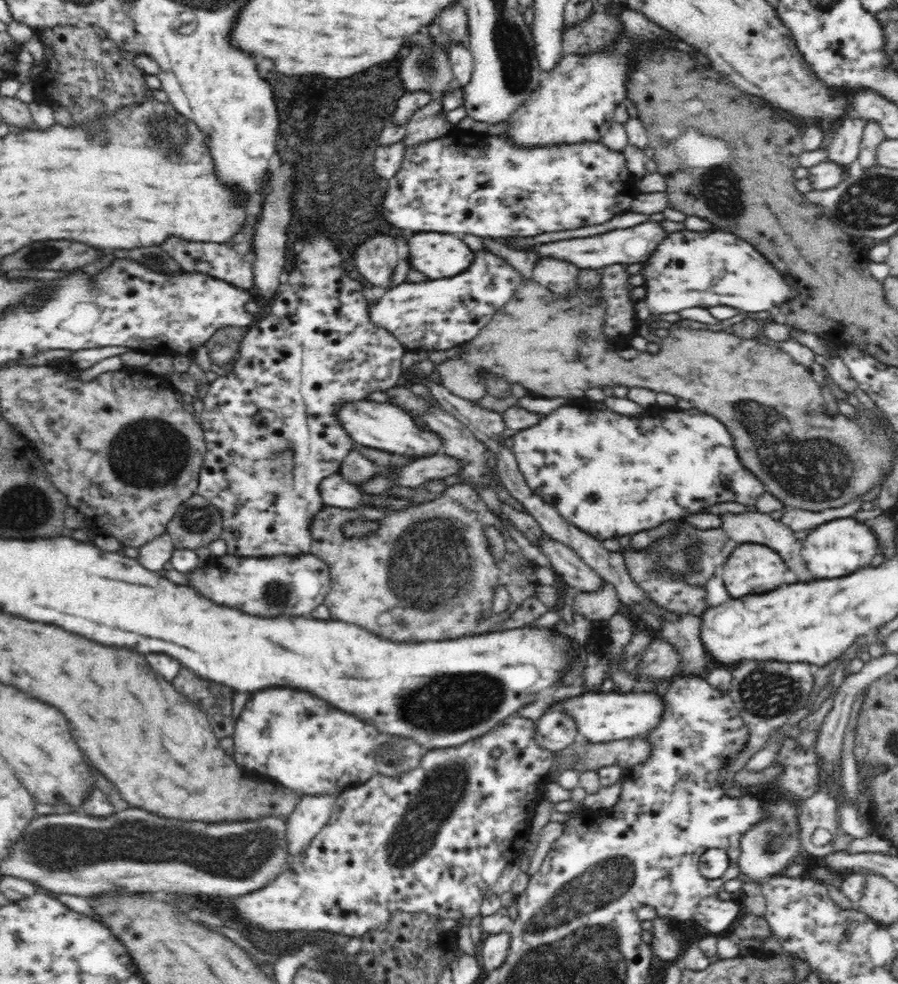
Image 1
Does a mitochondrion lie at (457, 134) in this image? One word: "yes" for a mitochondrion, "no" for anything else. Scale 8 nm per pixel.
no

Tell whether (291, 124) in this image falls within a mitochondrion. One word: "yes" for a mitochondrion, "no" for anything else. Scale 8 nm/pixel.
no

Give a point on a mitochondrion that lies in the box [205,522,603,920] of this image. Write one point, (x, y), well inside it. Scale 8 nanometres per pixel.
(446, 703)

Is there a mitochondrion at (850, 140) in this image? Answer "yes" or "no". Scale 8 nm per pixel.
no

